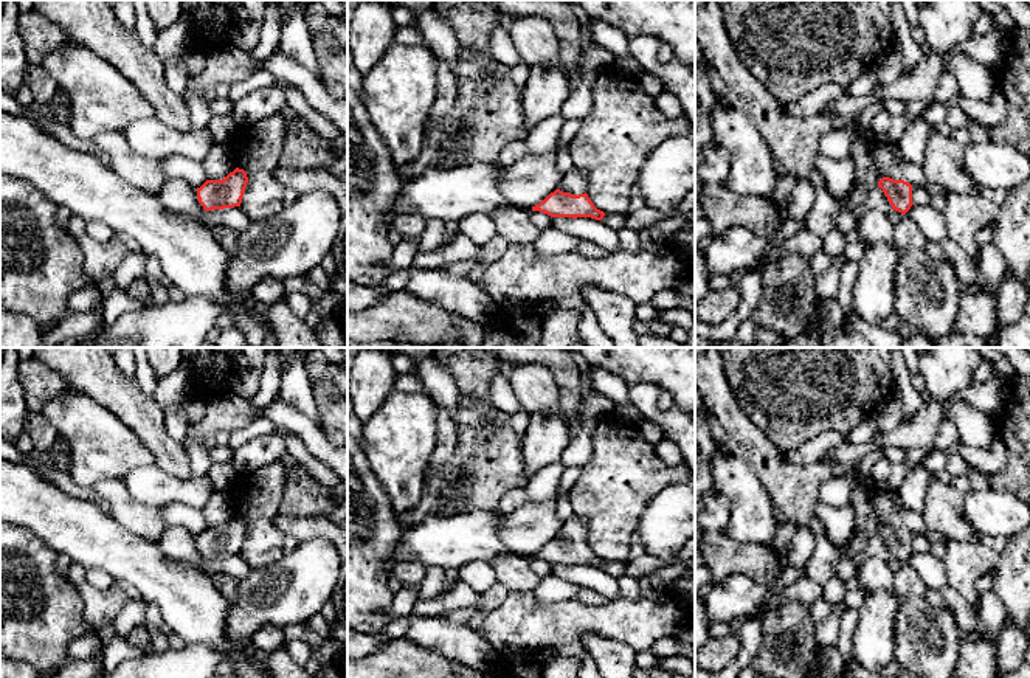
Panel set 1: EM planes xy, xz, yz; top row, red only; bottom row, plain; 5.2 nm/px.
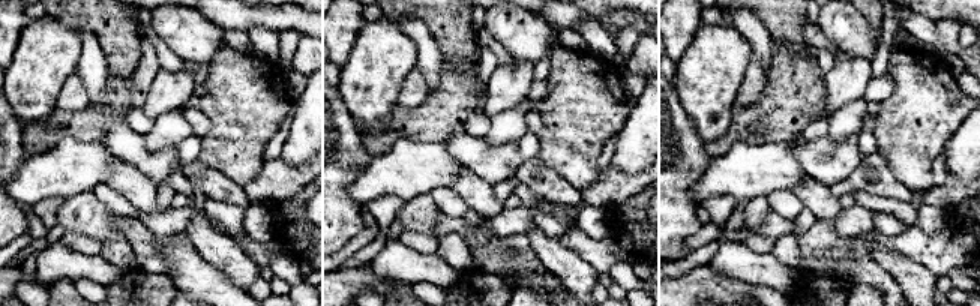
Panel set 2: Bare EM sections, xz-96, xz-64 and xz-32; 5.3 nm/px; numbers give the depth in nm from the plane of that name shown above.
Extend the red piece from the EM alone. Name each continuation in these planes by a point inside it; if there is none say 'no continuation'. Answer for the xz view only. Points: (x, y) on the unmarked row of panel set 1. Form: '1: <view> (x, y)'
1: xz (574, 529)

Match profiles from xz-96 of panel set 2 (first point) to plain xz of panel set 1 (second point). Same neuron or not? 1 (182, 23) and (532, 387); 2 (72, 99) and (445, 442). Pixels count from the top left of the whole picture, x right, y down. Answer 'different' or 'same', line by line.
1: same
2: same

